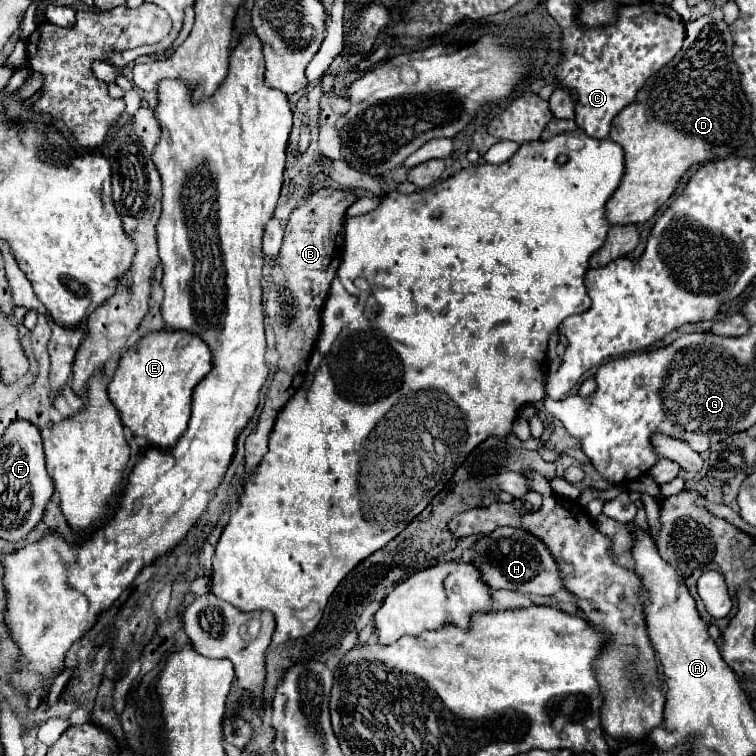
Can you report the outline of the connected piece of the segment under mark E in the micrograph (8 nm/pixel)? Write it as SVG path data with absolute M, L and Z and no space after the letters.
M159 330L145 334L123 358L109 382L109 400L135 436L145 436L159 448L173 446L185 432L191 416L193 388L213 368L211 350L187 330Z

